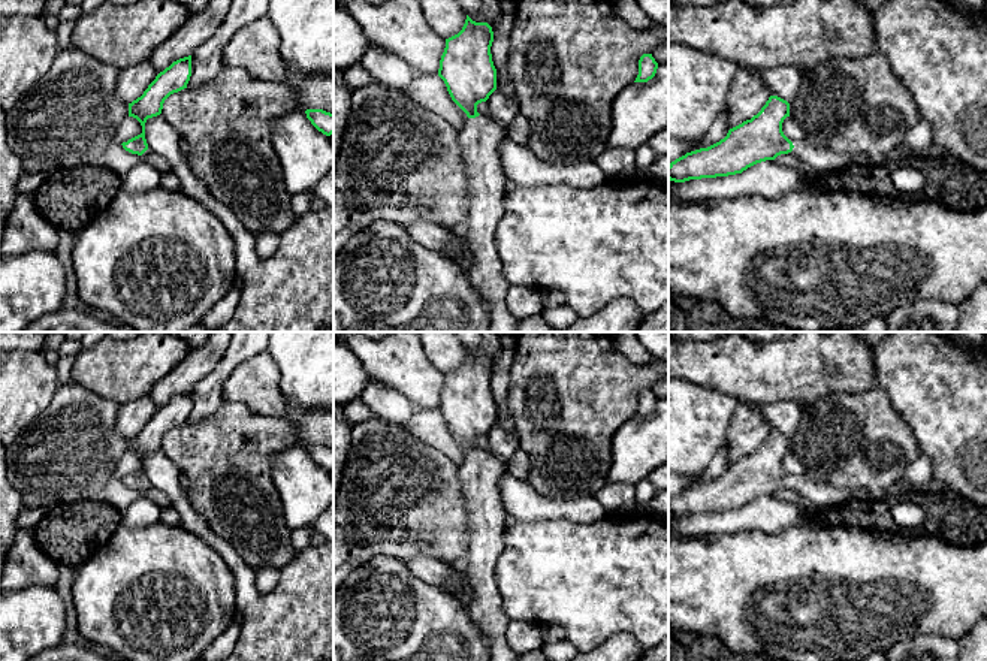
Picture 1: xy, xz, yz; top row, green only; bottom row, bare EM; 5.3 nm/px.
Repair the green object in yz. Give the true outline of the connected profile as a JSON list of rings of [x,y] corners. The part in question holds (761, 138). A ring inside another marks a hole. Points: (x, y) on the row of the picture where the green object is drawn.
[[[770,96],[761,111],[751,120],[728,130],[719,142],[676,159],[668,165],[668,179],[716,178],[742,173],[748,167],[775,160],[781,154],[796,156],[809,172],[834,172],[852,165],[906,162],[918,156],[906,142],[888,157],[855,156],[836,153],[825,147],[814,147],[809,141],[790,141],[782,132],[784,120],[790,117],[790,103]]]

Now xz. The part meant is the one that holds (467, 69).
[[[467,15],[462,30],[446,39],[438,76],[444,81],[452,100],[468,117],[458,132],[461,157],[468,172],[471,202],[467,224],[461,230],[468,248],[467,275],[473,287],[489,305],[489,332],[516,332],[520,319],[514,317],[507,307],[510,283],[505,280],[504,265],[494,241],[496,224],[504,212],[507,178],[501,166],[499,148],[507,132],[491,118],[477,112],[477,105],[486,102],[496,90],[496,69],[491,54],[492,42],[492,27],[488,22],[476,22]]]

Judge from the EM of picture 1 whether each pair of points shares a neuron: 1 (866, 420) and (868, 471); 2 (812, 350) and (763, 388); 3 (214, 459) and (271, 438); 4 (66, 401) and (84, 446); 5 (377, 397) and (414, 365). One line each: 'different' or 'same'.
1: same
2: same
3: same
4: same
5: different

